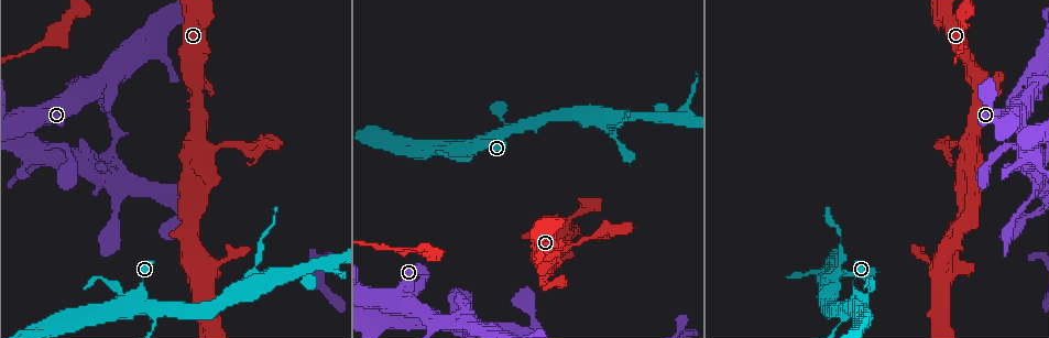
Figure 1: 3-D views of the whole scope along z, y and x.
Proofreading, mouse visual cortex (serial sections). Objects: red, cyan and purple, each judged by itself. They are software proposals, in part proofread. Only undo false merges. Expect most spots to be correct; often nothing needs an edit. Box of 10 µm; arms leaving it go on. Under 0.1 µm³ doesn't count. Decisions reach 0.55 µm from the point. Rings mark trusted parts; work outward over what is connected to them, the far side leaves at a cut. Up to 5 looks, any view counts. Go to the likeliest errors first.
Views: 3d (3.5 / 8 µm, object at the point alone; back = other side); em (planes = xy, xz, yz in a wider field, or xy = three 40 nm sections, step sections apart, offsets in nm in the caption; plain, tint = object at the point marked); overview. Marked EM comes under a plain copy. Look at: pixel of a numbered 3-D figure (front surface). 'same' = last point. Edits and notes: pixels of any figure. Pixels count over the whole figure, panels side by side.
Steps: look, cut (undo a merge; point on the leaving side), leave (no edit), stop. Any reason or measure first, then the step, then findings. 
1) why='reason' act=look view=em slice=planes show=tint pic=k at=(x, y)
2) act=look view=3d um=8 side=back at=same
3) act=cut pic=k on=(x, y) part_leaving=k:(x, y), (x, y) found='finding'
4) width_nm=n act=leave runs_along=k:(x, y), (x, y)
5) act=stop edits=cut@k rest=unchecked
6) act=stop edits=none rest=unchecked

why='narrows sharply' act=look view=3d um=3.5 pic=1 at=(845, 307)

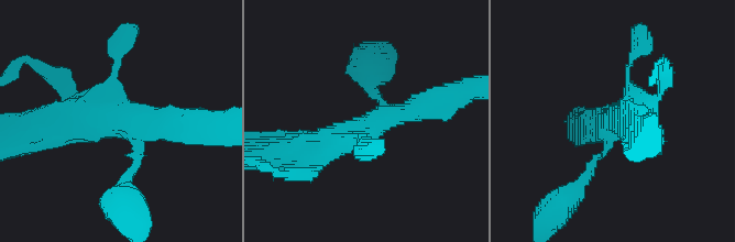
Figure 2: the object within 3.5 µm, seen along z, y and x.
act=look view=em slice=xy step=2 show=tint pic=2 at=(138, 121)

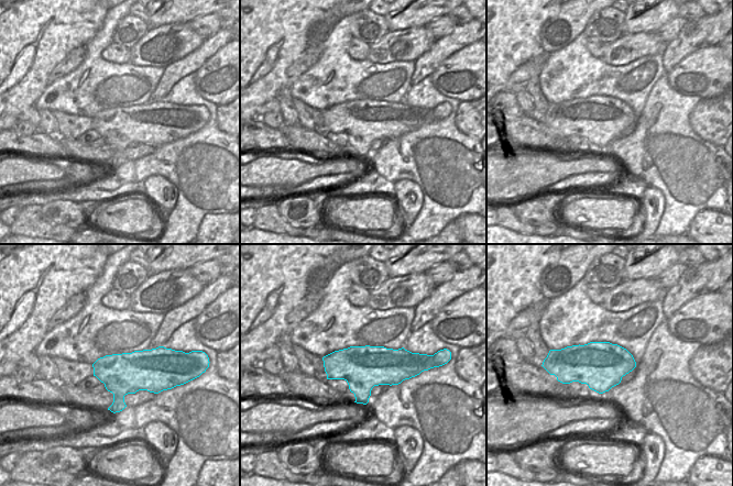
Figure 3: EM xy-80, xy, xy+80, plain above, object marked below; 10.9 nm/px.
arm_widths_nm=100,200,400 act=leave runs_along=2:(116, 67), (125, 118), (210, 125) found='all the same cell'

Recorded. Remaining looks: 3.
why='a narrow waist' act=look view=3d um=3.5 pic=1 at=(233, 146)

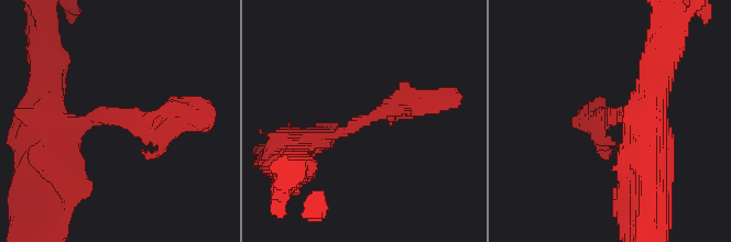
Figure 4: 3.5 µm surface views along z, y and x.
act=look view=em slice=xy step=2 show=tint pic=4 at=(609, 116)

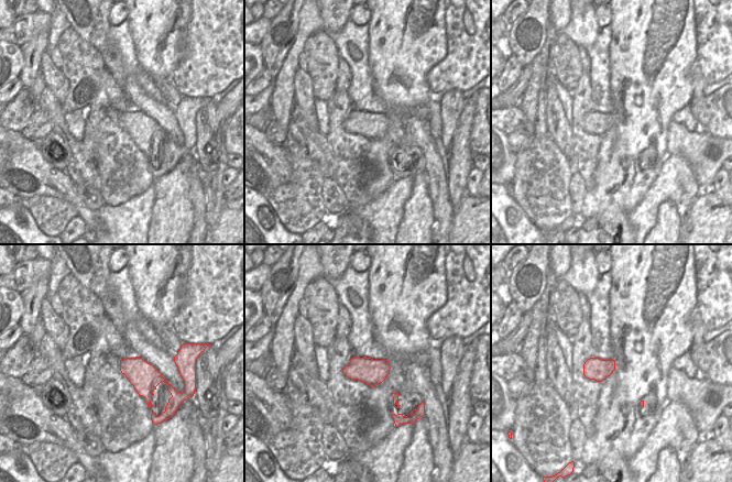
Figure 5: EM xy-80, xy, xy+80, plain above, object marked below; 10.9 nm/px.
act=leave runs_along=4:(290, 157), (399, 101), (428, 99) found='all the same cell'

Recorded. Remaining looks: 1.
act=stop edits=none rest=unchecked

